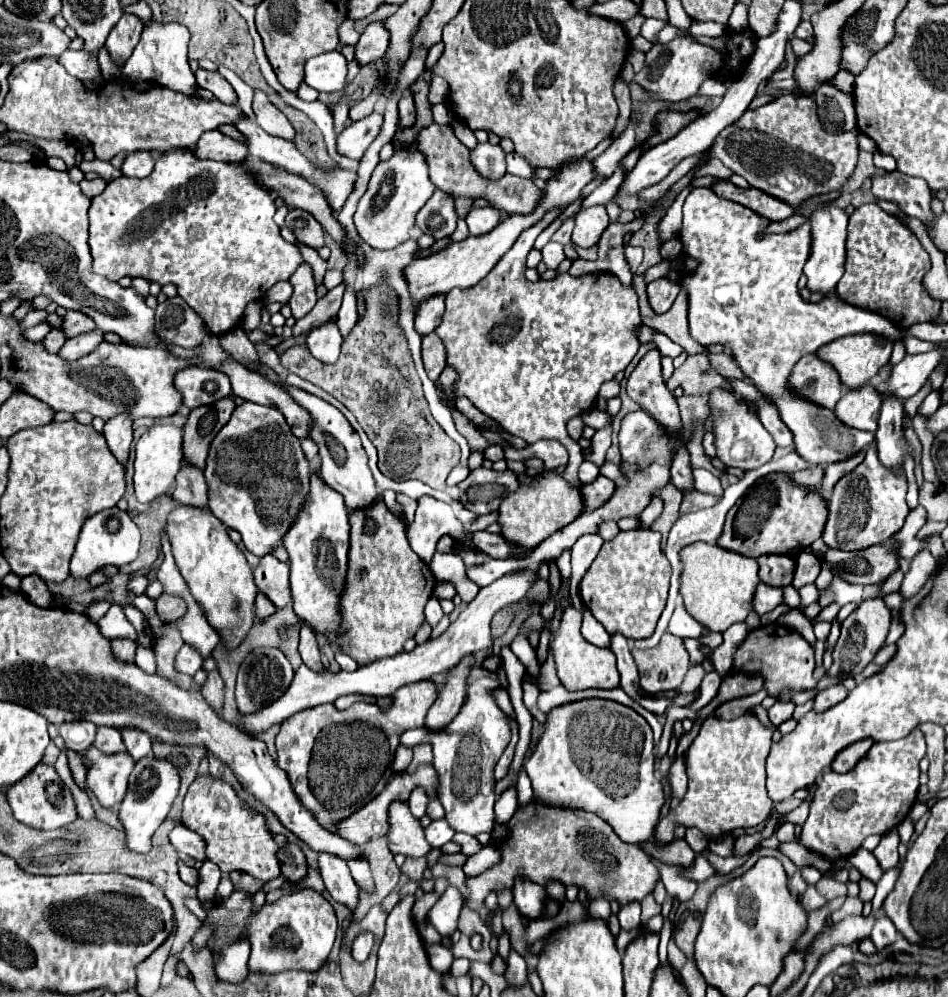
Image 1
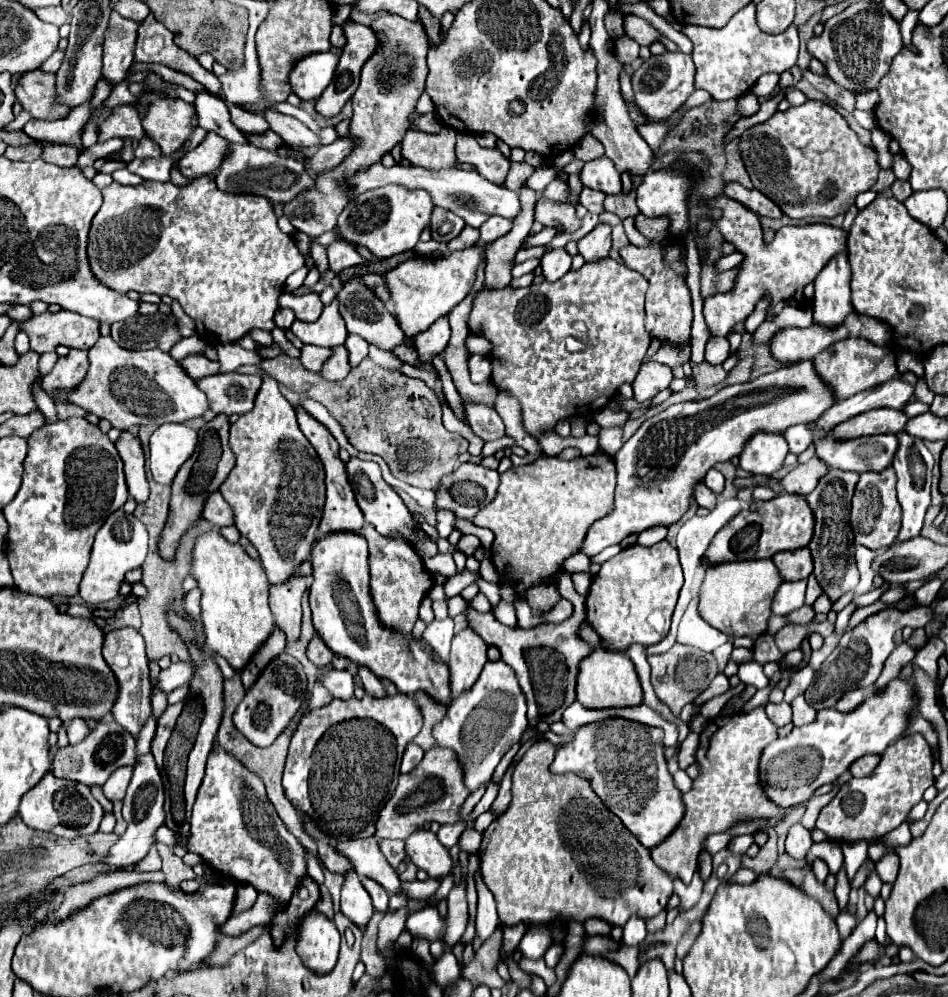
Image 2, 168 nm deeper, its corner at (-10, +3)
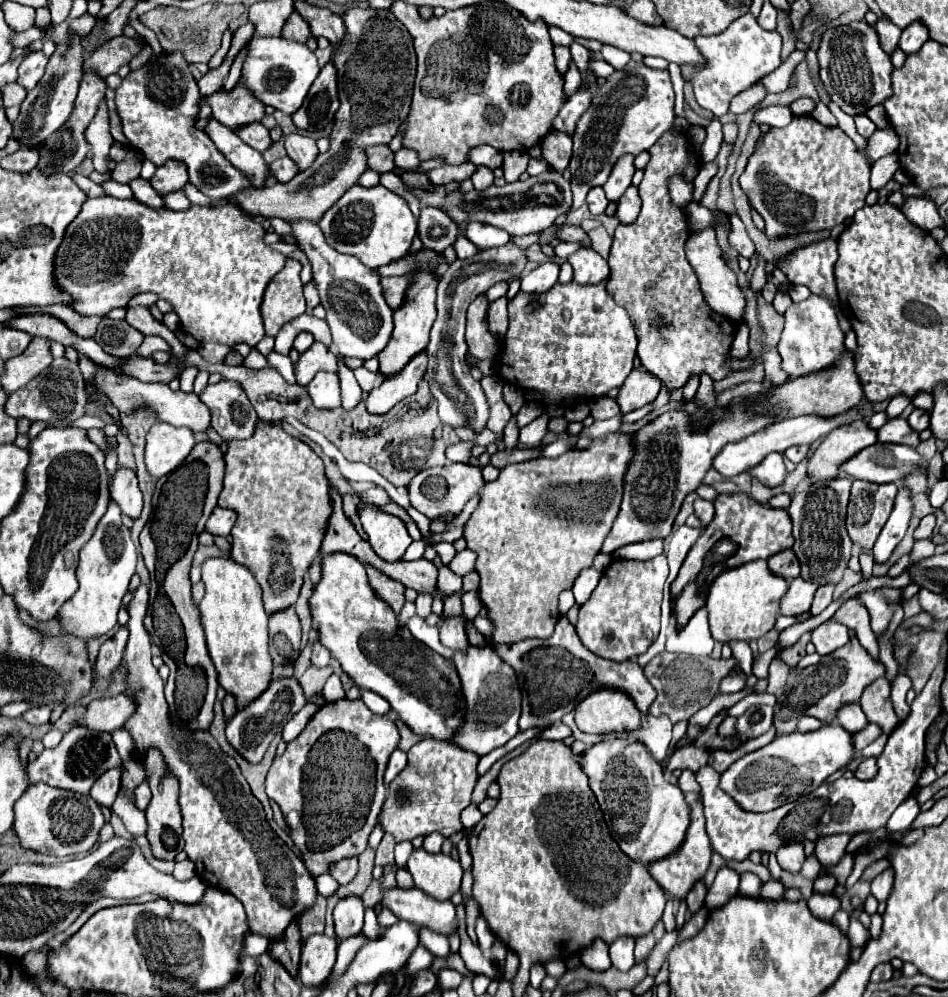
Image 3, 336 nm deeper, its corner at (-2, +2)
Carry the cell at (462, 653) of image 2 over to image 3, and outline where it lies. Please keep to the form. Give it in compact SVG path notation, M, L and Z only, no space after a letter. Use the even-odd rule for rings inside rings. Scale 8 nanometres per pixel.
M443 617L443 623L439 627L439 637L441 643L449 649L467 649L469 645L461 617Z

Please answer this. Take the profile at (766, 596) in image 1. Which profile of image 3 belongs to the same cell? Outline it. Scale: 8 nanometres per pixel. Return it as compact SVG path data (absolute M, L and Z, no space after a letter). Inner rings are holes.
M801 577L793 579L789 583L787 595L783 597L783 605L781 605L779 613L781 615L791 615L791 617L807 613L811 609L811 603L813 603L813 597L815 597L817 589L819 589L819 585L815 581L805 581Z

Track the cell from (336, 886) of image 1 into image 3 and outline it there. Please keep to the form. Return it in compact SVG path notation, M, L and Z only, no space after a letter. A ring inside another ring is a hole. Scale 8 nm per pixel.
M359 897L341 899L333 911L335 933L339 939L347 939L361 933L363 927L363 903Z

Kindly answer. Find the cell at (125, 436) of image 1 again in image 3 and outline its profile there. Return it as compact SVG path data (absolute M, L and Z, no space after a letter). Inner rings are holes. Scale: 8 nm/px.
M117 469L111 483L111 499L121 507L121 513L137 519L141 515L143 497L137 485L137 475L131 469Z

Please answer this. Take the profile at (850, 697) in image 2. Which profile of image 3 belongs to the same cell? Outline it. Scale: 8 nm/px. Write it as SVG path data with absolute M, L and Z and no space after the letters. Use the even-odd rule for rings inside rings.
M859 703L843 705L843 709L837 715L837 723L843 725L843 729L847 729L849 733L859 733L869 725L869 721L867 721Z

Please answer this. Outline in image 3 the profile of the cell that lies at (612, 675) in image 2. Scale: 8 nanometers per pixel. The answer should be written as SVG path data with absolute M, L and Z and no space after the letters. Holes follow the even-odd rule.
M603 689L591 693L579 707L575 707L575 723L583 733L607 735L627 733L641 727L639 709L621 691Z

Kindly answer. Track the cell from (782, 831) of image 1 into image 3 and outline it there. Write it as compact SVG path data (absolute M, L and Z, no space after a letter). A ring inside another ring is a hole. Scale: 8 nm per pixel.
M791 843L785 845L783 849L779 849L777 853L777 861L779 865L789 871L789 873L799 873L803 861L805 861L805 853L803 853L803 845L801 843Z

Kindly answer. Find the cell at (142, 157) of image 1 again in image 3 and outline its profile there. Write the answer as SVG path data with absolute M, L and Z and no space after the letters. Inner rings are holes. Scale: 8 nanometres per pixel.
M179 189L175 193L167 193L167 197L163 197L163 199L165 199L167 209L173 209L173 211L187 211L191 207L191 201L185 197L183 189Z

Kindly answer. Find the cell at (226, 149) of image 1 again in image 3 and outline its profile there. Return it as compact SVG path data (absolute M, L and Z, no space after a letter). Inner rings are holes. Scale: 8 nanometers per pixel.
M167 161L167 165L157 167L149 183L163 197L171 191L183 189L183 185L187 183L187 171L183 169L183 165L179 165L179 161Z

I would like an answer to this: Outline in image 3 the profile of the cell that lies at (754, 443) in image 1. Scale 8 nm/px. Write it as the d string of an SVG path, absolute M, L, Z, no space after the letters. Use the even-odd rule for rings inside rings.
M771 453L763 463L757 465L757 469L749 471L753 477L757 477L765 487L779 487L783 485L787 477L787 469L783 465L783 455Z

